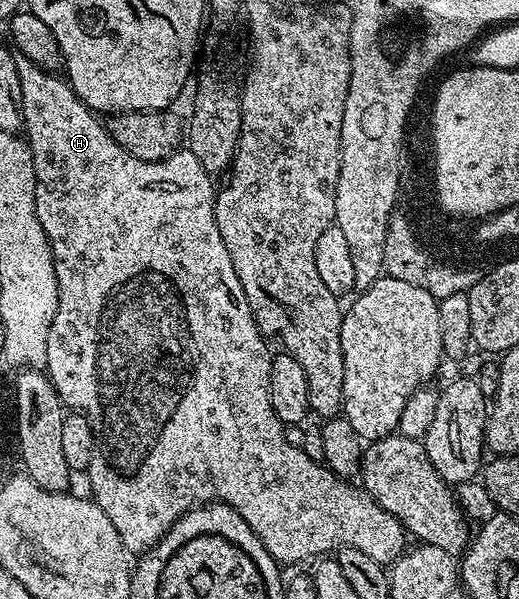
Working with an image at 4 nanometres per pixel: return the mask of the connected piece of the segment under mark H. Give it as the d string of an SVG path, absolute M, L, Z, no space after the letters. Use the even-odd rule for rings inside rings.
M23 58L19 60L19 77L25 112L29 117L25 124L25 139L31 147L35 171L35 213L51 247L59 291L57 314L47 339L45 371L64 405L86 416L93 426L95 453L85 473L86 479L91 479L90 495L95 504L105 510L109 522L113 522L113 530L121 534L121 542L127 547L128 553L142 554L154 548L155 543L171 529L171 525L176 524L200 502L218 502L228 504L237 510L237 514L241 514L241 518L245 518L253 534L261 538L265 550L269 550L271 557L280 565L299 564L310 556L322 557L330 553L327 552L330 548L356 548L361 550L361 554L369 554L373 562L384 566L393 565L408 547L403 525L397 518L393 518L393 514L389 514L389 510L381 510L379 503L362 487L355 485L354 488L350 479L332 472L326 463L309 458L302 447L290 445L285 438L285 425L279 421L277 414L273 414L273 402L269 402L269 370L273 352L267 349L263 341L266 340L264 333L260 332L249 310L241 278L237 278L237 270L233 270L233 262L229 258L229 250L225 250L221 230L217 230L217 188L211 185L212 173L207 172L201 162L197 162L190 150L180 150L163 160L133 158L133 154L125 152L121 146L117 146L117 142L113 142L104 121L80 102L62 75L47 72L33 61Z

